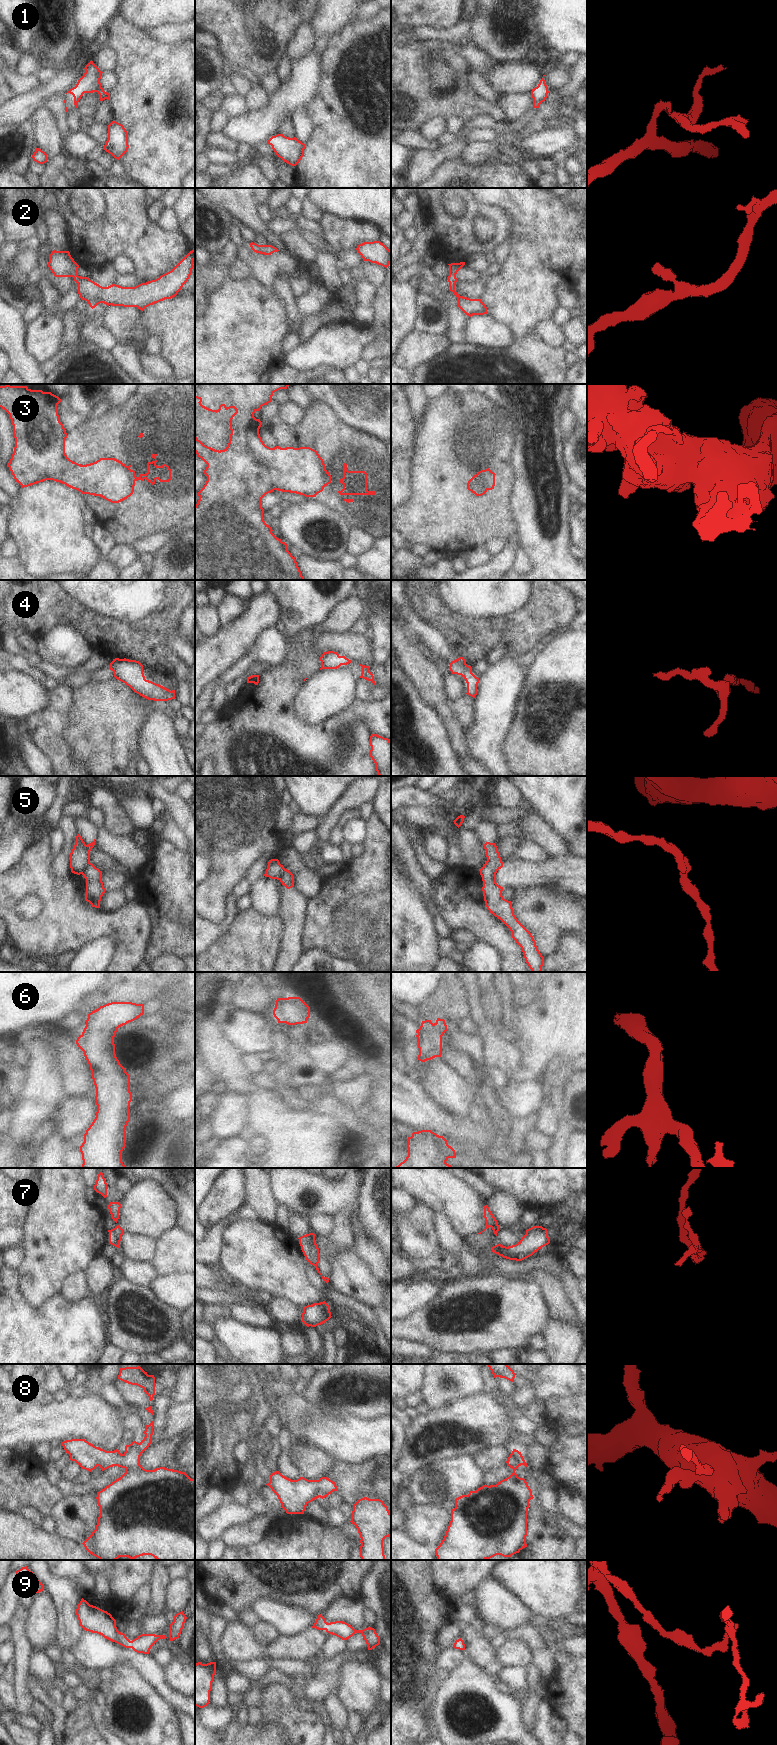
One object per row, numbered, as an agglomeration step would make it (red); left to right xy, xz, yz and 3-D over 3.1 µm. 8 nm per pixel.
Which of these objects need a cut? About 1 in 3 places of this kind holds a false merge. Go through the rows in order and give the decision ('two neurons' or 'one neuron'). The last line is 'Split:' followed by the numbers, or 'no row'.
1: one neuron
2: one neuron
3: two neurons
4: one neuron
5: two neurons
6: one neuron
7: two neurons
8: one neuron
9: one neuron
Split: 3, 5, 7

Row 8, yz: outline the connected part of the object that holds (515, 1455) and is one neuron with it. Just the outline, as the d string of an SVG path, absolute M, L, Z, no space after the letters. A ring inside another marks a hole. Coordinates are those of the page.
M513 1449L506 1463L513 1469L513 1473L509 1477L496 1485L483 1485L476 1491L470 1491L468 1495L462 1495L455 1499L455 1508L451 1510L451 1521L446 1534L435 1549L437 1560L486 1560L496 1555L511 1557L527 1547L527 1515L529 1501L534 1497L526 1480L518 1477L515 1471L521 1465L528 1466L521 1452L516 1449Z

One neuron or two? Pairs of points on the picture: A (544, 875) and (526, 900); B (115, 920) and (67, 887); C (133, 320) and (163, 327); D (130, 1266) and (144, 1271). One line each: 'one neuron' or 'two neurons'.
A: two neurons
B: one neuron
C: two neurons
D: one neuron

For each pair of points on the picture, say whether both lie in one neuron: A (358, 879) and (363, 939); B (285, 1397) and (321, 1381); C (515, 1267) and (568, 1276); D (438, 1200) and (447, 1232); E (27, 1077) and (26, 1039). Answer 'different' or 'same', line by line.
A: same
B: different
C: same
D: different
E: same

